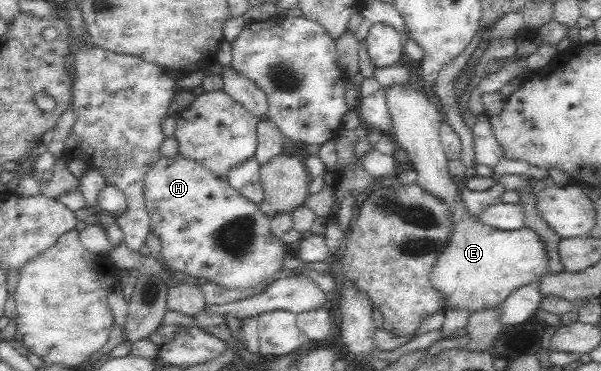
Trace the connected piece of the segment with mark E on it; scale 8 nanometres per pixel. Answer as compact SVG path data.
M400 85L387 86L387 104L392 116L392 135L396 141L397 148L406 152L407 158L411 159L414 171L417 172L416 183L425 191L435 196L446 207L448 221L450 221L450 232L448 233L447 245L439 252L436 260L428 273L428 285L440 295L440 311L451 311L451 309L462 309L465 313L477 313L491 309L500 301L503 301L514 289L523 284L533 281L535 278L543 277L547 269L547 256L544 255L545 248L539 242L535 232L523 227L515 231L495 229L483 223L480 216L473 214L469 206L465 204L463 187L459 180L455 179L448 170L448 159L440 138L440 111L436 102L425 91L413 87L401 87Z

